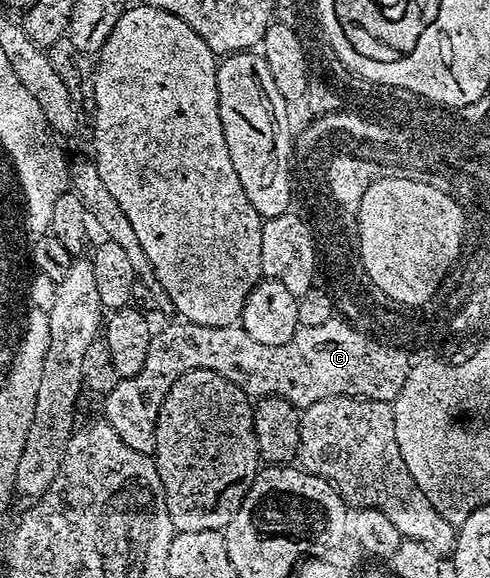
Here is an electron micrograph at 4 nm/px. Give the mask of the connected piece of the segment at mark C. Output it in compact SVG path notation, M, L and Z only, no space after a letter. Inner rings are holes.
M333 318L326 322L324 332L316 332L316 326L299 327L290 342L282 342L282 346L265 346L263 342L254 342L246 330L236 324L226 326L202 326L201 324L168 324L164 329L153 331L150 350L146 350L146 362L142 370L130 378L120 380L114 390L103 397L103 419L138 454L152 456L156 450L156 423L160 413L160 403L165 394L174 386L176 379L182 374L194 370L210 370L222 378L226 378L234 386L238 386L249 398L280 396L288 400L298 409L305 409L314 402L322 402L322 398L335 396L365 396L367 400L386 400L394 402L406 386L407 365L400 352L391 351L379 344L369 343L363 336L358 336L347 319Z

